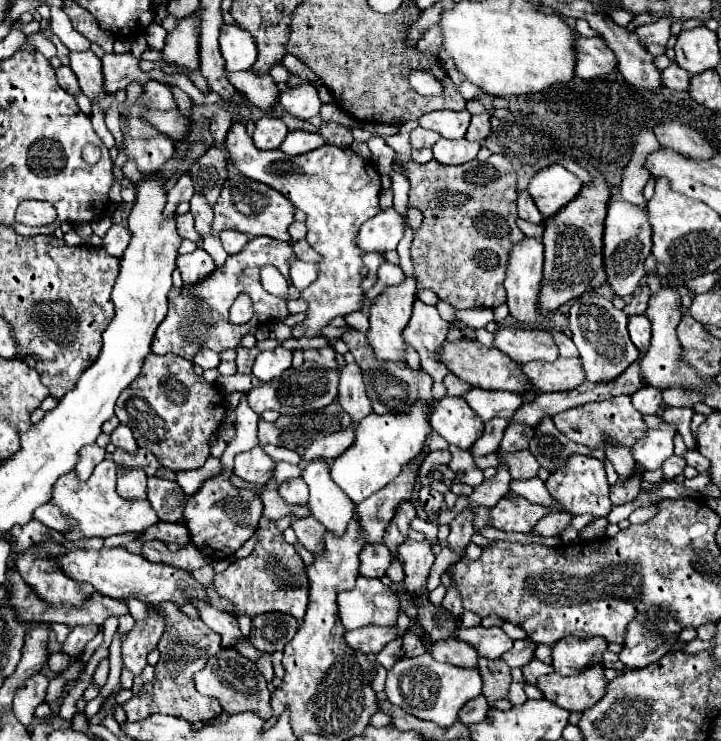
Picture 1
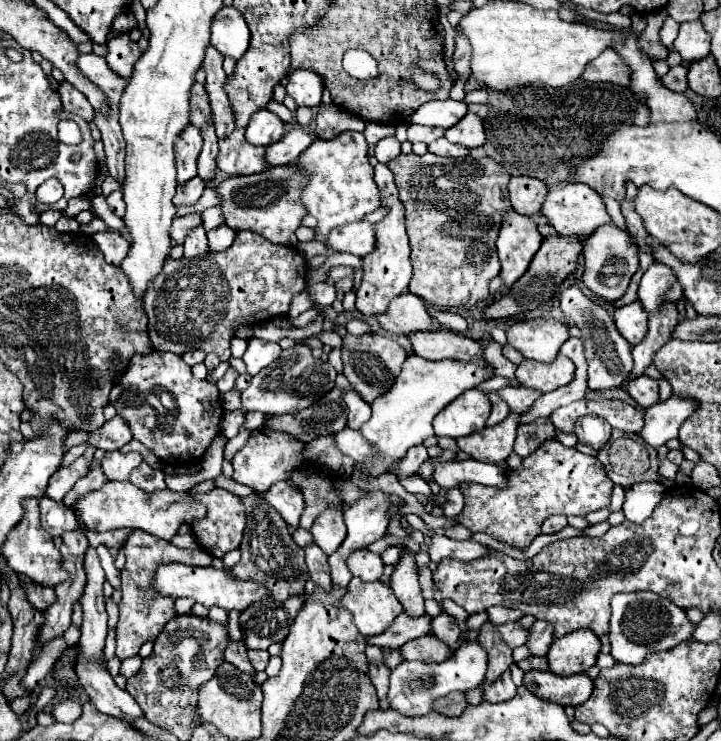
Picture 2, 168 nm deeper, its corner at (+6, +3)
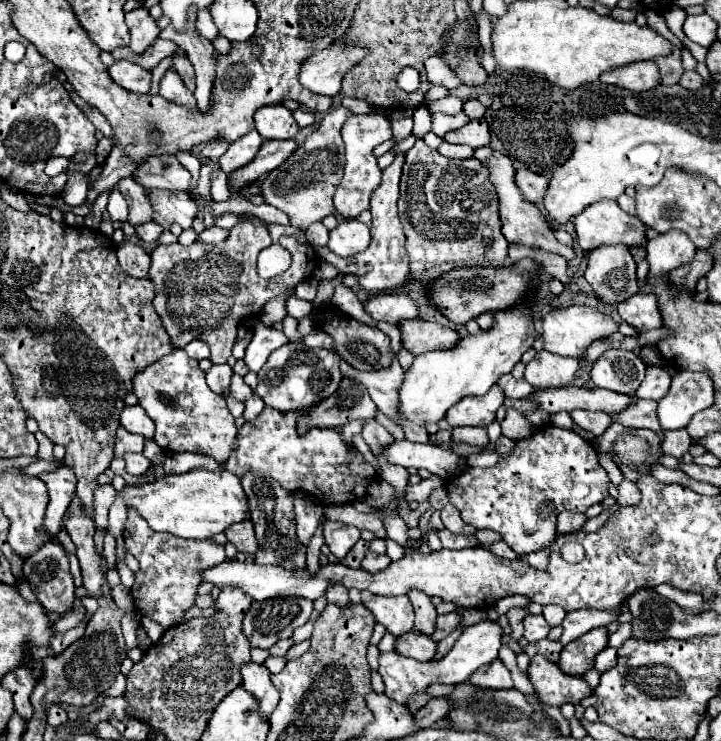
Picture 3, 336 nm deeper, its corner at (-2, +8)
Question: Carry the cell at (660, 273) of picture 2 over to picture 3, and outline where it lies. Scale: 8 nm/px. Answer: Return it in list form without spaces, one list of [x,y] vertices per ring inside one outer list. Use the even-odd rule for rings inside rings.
[[[682,231],[658,235],[656,239],[648,241],[646,251],[652,277],[666,277],[670,271],[690,263],[696,255],[694,245]]]

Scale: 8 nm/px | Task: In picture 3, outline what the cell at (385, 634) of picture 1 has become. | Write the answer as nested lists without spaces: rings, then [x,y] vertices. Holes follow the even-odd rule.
[[[456,613],[438,615],[438,619],[436,619],[436,631],[432,633],[432,639],[438,643],[442,637],[446,637],[446,633],[450,633],[450,629],[454,629],[454,625],[460,625],[460,617]]]

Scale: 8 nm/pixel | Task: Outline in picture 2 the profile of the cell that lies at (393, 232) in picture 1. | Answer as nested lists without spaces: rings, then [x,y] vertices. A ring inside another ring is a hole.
[[[366,220],[338,226],[326,238],[326,248],[336,252],[350,252],[356,256],[366,256],[374,250],[374,226]]]

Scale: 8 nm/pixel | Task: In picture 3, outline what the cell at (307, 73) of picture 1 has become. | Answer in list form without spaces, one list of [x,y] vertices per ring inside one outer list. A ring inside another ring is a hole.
[[[342,97],[340,101],[346,109],[350,109],[352,113],[372,113],[372,107],[366,103],[366,101],[360,101],[360,99],[348,99],[348,97]]]

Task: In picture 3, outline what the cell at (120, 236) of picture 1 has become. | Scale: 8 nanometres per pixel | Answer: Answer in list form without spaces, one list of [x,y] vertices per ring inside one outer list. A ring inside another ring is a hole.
[[[124,239],[118,247],[116,247],[116,257],[120,267],[132,275],[132,277],[148,277],[148,269],[150,269],[150,255],[146,253],[144,247],[140,247],[138,243]]]

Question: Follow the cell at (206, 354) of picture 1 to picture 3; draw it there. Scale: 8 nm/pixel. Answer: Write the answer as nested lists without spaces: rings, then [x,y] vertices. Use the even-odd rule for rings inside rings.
[[[192,341],[190,345],[184,347],[184,351],[186,351],[192,359],[198,359],[198,361],[210,357],[210,349],[208,349],[208,345],[202,343],[202,341]]]

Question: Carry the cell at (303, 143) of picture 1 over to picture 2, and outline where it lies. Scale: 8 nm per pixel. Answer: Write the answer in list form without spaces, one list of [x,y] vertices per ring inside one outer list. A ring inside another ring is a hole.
[[[294,128],[286,132],[286,136],[280,142],[270,144],[266,148],[266,160],[270,162],[270,166],[284,166],[288,162],[294,162],[312,142],[314,136],[306,134],[302,128]]]

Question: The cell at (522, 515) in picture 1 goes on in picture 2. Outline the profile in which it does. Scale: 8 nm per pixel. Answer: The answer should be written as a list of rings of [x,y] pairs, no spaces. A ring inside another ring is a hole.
[[[556,440],[544,442],[530,458],[524,458],[520,470],[510,470],[506,474],[506,482],[510,482],[510,486],[504,486],[502,490],[470,482],[460,484],[464,510],[456,520],[470,532],[490,534],[512,548],[530,546],[540,534],[542,522],[552,514],[584,516],[608,506],[614,486],[594,456],[586,456],[576,448],[566,448]]]

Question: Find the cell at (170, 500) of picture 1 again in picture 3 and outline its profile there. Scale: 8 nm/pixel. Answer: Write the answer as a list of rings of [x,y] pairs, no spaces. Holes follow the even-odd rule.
[[[128,453],[124,457],[124,461],[126,461],[126,471],[136,477],[142,477],[146,473],[146,469],[152,465],[142,453]]]

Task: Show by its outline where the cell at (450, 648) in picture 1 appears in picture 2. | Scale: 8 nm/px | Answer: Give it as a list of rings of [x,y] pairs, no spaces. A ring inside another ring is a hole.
[[[426,634],[418,640],[410,640],[398,652],[404,660],[418,660],[426,664],[444,662],[452,654],[452,650],[444,642],[434,638],[434,634]]]

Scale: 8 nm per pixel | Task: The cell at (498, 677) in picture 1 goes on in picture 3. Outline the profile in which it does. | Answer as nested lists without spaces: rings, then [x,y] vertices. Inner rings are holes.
[[[510,609],[510,611],[506,613],[506,617],[508,617],[510,629],[512,629],[510,637],[512,637],[514,641],[520,641],[520,637],[522,637],[522,617],[526,617],[526,609]]]

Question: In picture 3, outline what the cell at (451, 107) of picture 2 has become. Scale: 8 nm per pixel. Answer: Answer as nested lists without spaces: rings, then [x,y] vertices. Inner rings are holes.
[[[468,99],[468,101],[464,103],[464,113],[466,113],[470,119],[478,119],[478,117],[482,117],[484,111],[486,111],[486,109],[484,109],[476,99]]]

